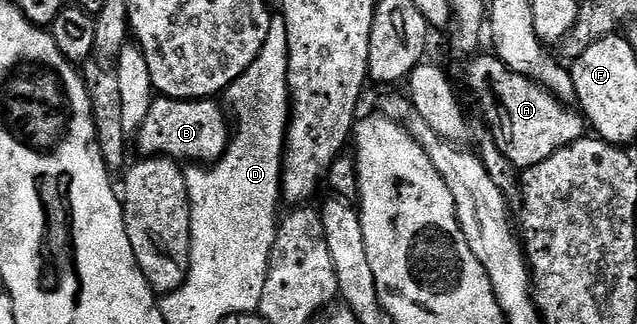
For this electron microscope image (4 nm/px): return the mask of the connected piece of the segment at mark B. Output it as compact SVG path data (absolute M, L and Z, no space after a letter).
M155 98L136 136L141 154L181 161L186 165L217 163L230 145L232 123L228 115L226 120L225 113L216 104L214 99Z

